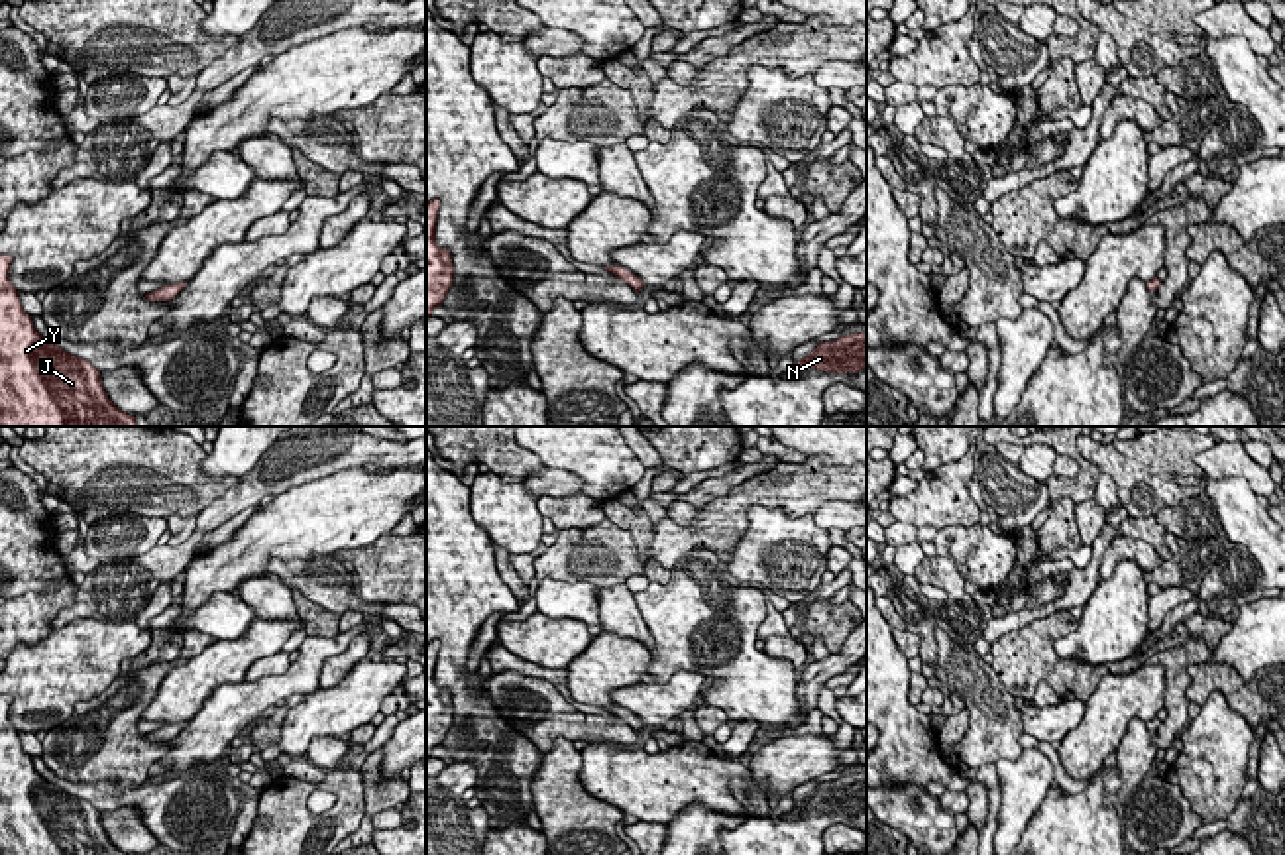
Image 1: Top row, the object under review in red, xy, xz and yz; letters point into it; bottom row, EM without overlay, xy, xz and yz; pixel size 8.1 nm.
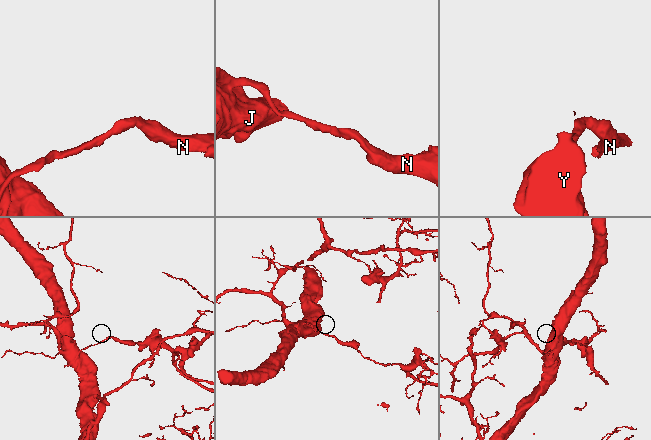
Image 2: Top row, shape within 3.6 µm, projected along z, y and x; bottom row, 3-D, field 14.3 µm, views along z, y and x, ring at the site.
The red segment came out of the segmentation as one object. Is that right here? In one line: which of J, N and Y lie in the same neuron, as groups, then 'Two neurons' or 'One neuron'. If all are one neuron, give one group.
Groups: J Y / N. Two neurons

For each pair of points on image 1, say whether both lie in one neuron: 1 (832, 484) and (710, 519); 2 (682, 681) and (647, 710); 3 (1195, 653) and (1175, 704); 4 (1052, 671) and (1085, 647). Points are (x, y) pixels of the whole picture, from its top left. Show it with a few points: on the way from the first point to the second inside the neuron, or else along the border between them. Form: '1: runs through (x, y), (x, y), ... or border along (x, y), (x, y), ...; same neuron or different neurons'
1: runs through (802, 488), (765, 488), (739, 500); same neuron
2: runs through (674, 688), (655, 704); same neuron
3: runs through (1181, 663), (1175, 669), (1175, 690); same neuron
4: border along (1079, 622), (1054, 643), (1054, 649), (1065, 661); different neurons

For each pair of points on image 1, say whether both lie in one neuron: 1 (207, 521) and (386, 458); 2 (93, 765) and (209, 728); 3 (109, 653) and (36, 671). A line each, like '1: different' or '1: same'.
1: same
2: different
3: same

